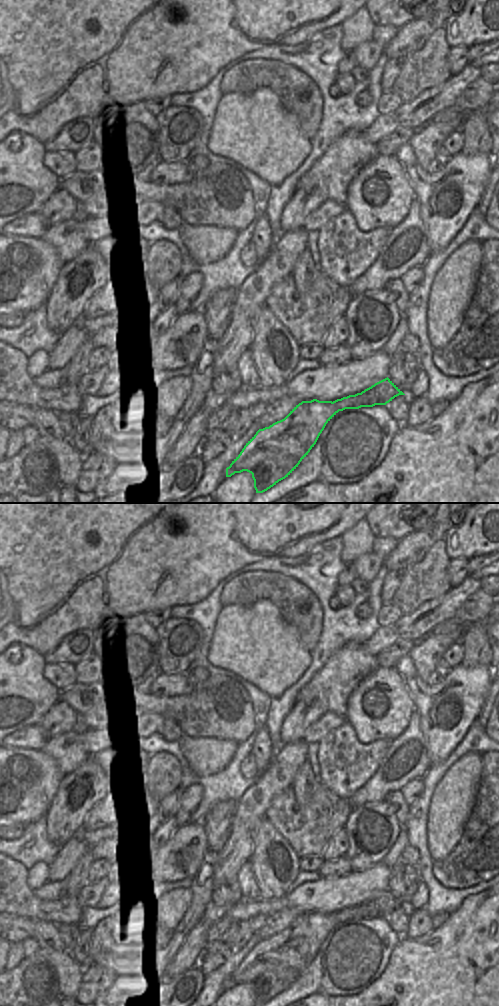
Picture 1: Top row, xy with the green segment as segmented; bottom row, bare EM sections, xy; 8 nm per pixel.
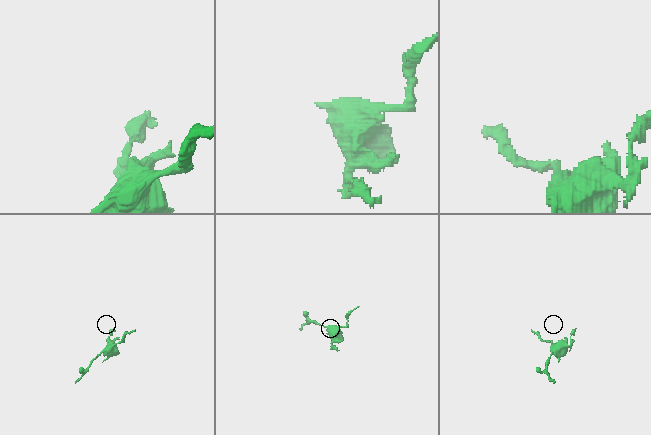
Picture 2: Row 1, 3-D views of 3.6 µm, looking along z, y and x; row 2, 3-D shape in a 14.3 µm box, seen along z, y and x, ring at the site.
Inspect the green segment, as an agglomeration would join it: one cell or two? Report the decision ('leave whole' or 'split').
split

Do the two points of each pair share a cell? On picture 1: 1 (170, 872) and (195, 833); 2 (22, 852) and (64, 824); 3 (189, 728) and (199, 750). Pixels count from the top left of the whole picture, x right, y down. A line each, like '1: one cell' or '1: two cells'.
1: one cell
2: two cells
3: two cells

